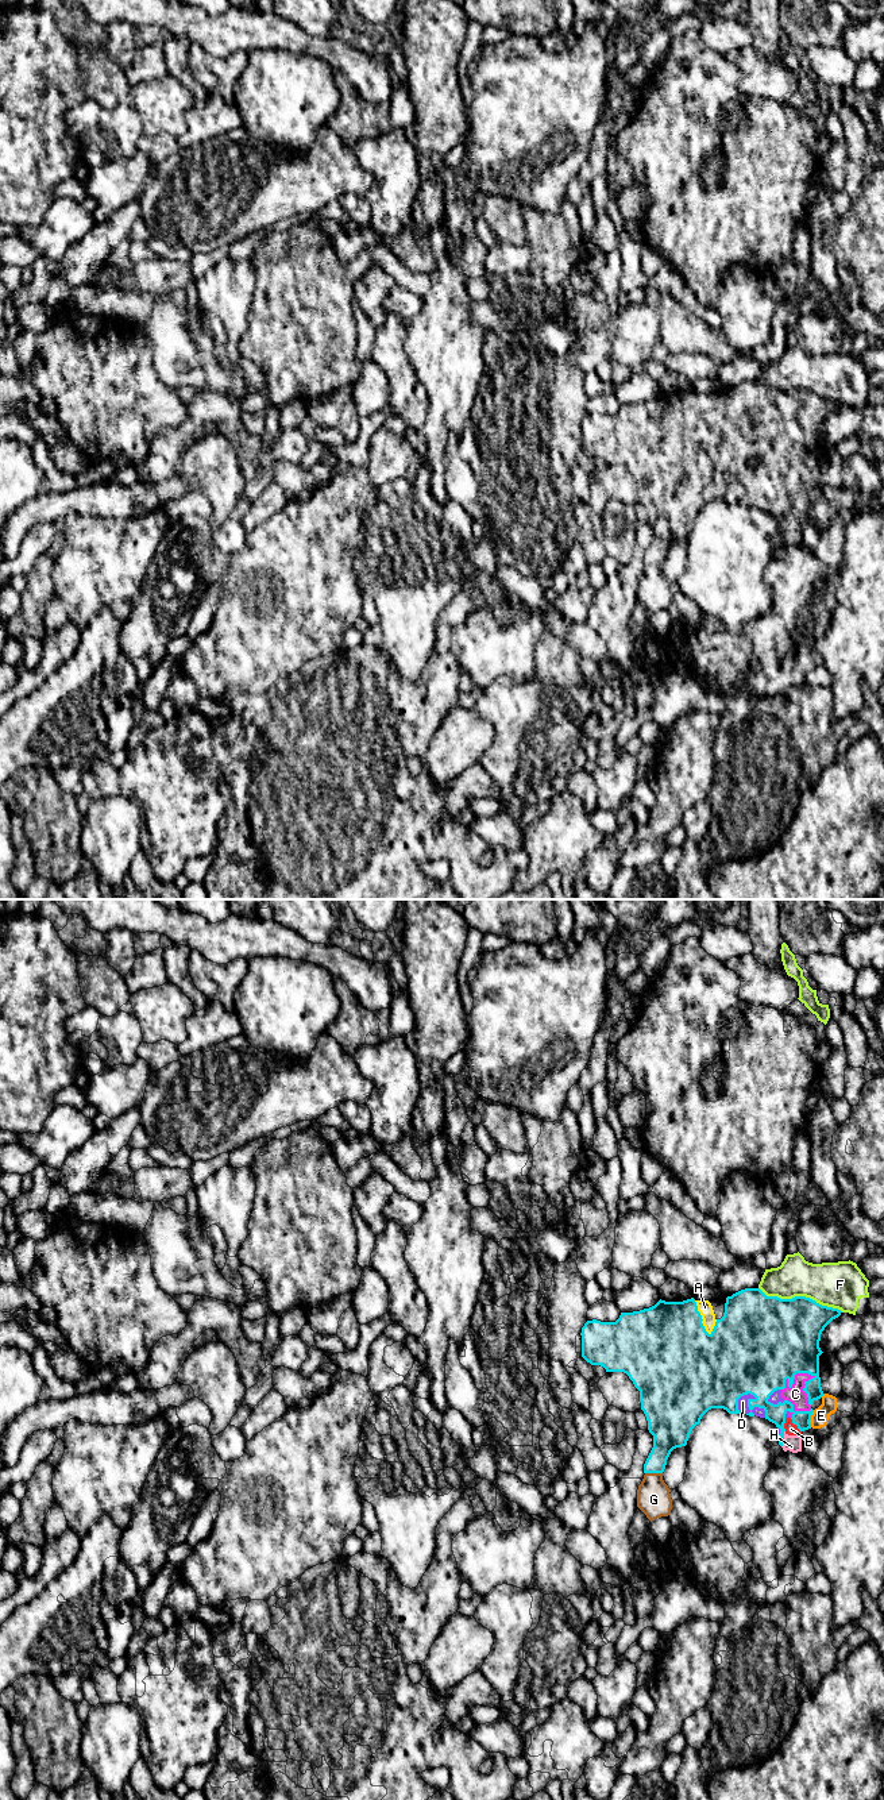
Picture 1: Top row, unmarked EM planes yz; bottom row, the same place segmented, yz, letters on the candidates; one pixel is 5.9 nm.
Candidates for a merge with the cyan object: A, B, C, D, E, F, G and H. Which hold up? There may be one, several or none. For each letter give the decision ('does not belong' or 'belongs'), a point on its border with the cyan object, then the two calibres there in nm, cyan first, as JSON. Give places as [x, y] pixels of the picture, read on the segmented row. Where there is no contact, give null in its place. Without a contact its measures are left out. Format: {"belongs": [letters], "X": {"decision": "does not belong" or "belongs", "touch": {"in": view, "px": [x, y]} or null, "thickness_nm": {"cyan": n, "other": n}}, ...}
{"belongs": ["A", "B", "C", "D", "G", "H"], "A": {"decision": "belongs", "touch": {"in": "yz", "px": [701, 1318]}, "thickness_nm": {"cyan": 480, "other": 90}}, "B": {"decision": "belongs", "touch": {"in": "yz", "px": [795, 1423]}, "thickness_nm": {"cyan": 110, "other": 70}}, "C": {"decision": "belongs", "touch": {"in": "yz", "px": [807, 1372]}, "thickness_nm": {"cyan": 440, "other": 100}}, "D": {"decision": "belongs", "touch": {"in": "yz", "px": [748, 1405]}, "thickness_nm": {"cyan": 380, "other": 60}}, "E": {"decision": "does not belong", "touch": {"in": "yz", "px": [810, 1418]}, "thickness_nm": {"cyan": 110, "other": 100}}, "F": {"decision": "does not belong", "touch": {"in": "yz", "px": [800, 1296]}, "thickness_nm": {"cyan": 440, "other": 280}}, "G": {"decision": "belongs", "touch": {"in": "yz", "px": [653, 1472]}, "thickness_nm": {"cyan": 190, "other": 200}}, "H": {"decision": "belongs", "touch": {"in": "yz", "px": [783, 1438]}, "thickness_nm": {"cyan": 110, "other": 100}}}

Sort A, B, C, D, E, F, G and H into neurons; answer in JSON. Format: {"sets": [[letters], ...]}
{"sets": [["A", "B", "C", "D", "G", "H"], ["E"], ["F"]]}

